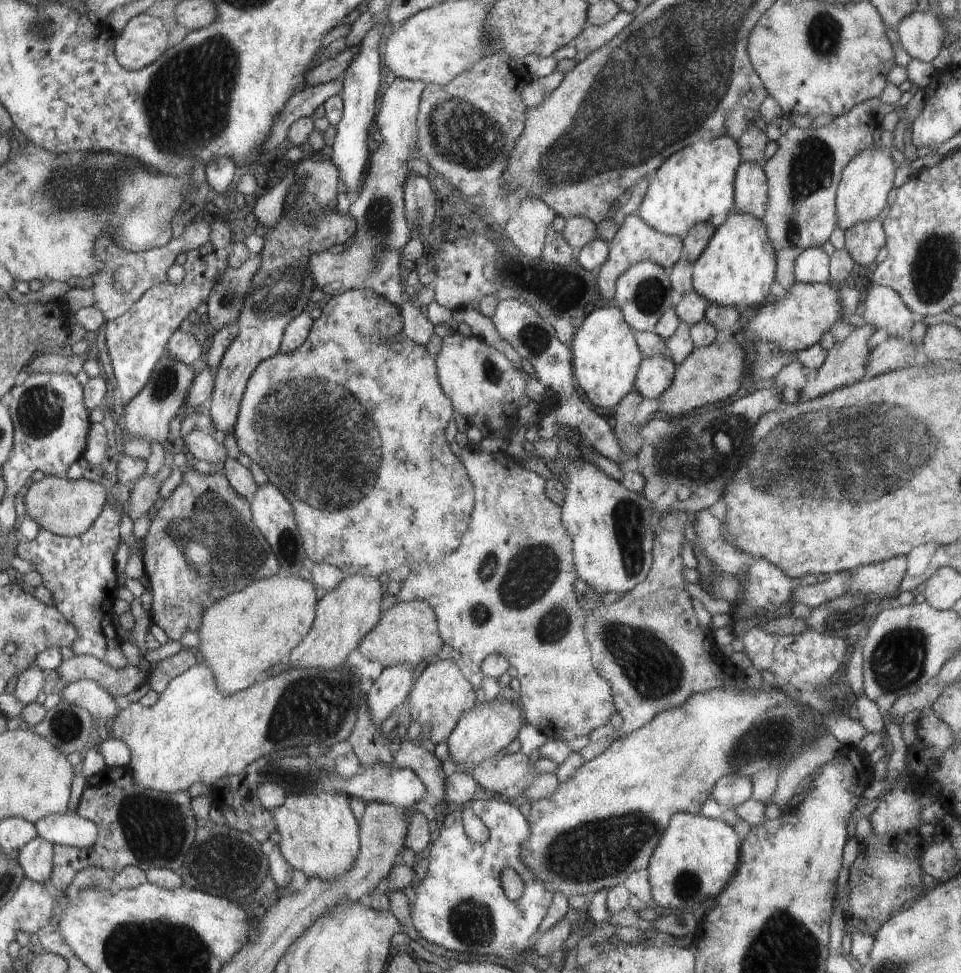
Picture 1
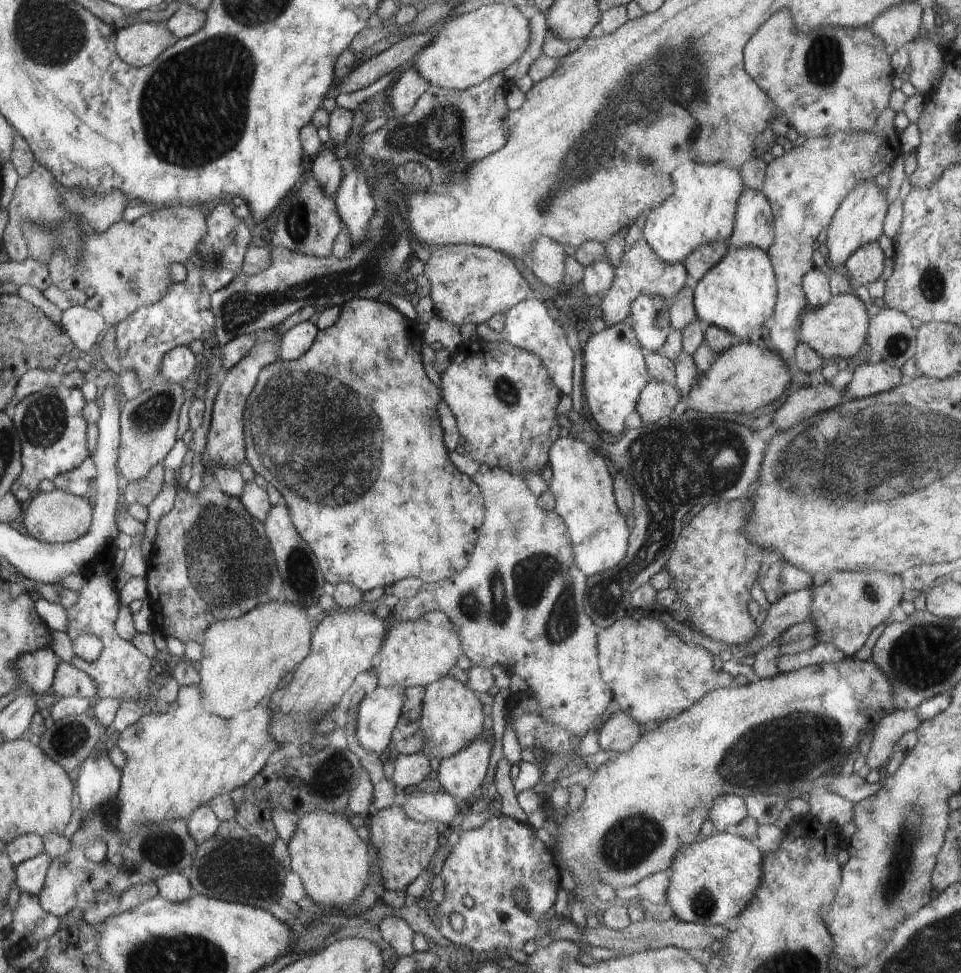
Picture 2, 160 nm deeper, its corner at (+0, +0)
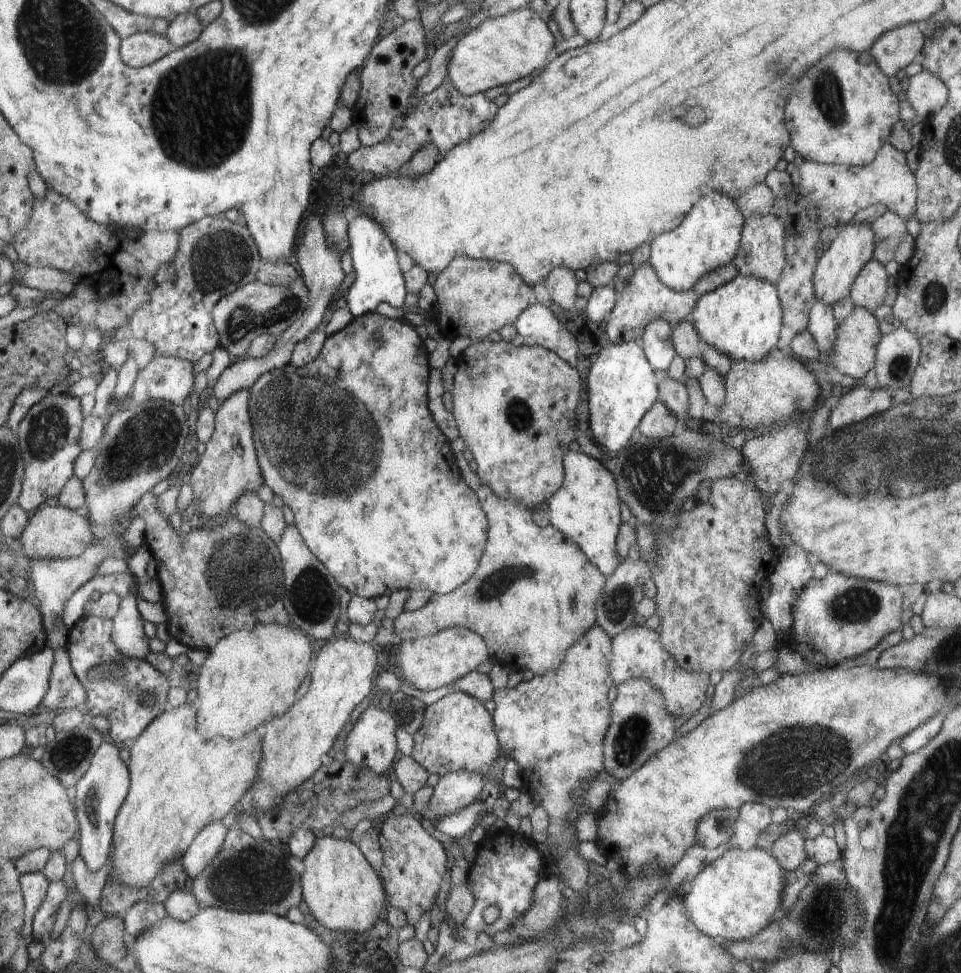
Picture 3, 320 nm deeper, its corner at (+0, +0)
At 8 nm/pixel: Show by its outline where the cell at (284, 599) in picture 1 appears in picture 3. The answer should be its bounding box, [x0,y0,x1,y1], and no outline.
[196,624,312,741]

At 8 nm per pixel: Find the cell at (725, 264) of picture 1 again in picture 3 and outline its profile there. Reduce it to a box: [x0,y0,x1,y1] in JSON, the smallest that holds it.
[689,274,783,363]

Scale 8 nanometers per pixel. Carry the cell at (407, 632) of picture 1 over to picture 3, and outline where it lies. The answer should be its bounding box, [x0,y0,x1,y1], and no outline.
[399,626,490,690]

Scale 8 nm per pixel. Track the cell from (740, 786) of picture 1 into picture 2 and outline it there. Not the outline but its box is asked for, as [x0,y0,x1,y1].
[709,795,747,833]

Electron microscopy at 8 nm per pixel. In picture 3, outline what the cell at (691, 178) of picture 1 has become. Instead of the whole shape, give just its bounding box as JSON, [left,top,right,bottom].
[649,192,744,293]

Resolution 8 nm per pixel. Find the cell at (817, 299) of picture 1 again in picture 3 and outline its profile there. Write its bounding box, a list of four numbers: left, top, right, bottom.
[832,306,883,380]

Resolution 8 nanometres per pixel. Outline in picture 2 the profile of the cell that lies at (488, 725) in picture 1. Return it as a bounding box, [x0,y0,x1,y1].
[437,738,492,801]

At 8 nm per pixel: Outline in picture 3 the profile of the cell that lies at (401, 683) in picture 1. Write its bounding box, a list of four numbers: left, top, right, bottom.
[342,706,398,775]

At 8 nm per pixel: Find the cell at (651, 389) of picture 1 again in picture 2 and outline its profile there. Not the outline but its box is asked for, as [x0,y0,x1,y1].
[638,381,682,423]

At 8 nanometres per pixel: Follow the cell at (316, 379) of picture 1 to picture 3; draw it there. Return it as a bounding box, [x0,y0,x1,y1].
[248,311,488,599]

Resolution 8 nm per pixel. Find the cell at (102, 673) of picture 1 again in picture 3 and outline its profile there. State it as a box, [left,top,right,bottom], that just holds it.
[41,648,87,713]

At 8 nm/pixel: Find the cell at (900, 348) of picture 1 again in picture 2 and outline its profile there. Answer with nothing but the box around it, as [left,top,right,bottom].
[841,361,902,404]

